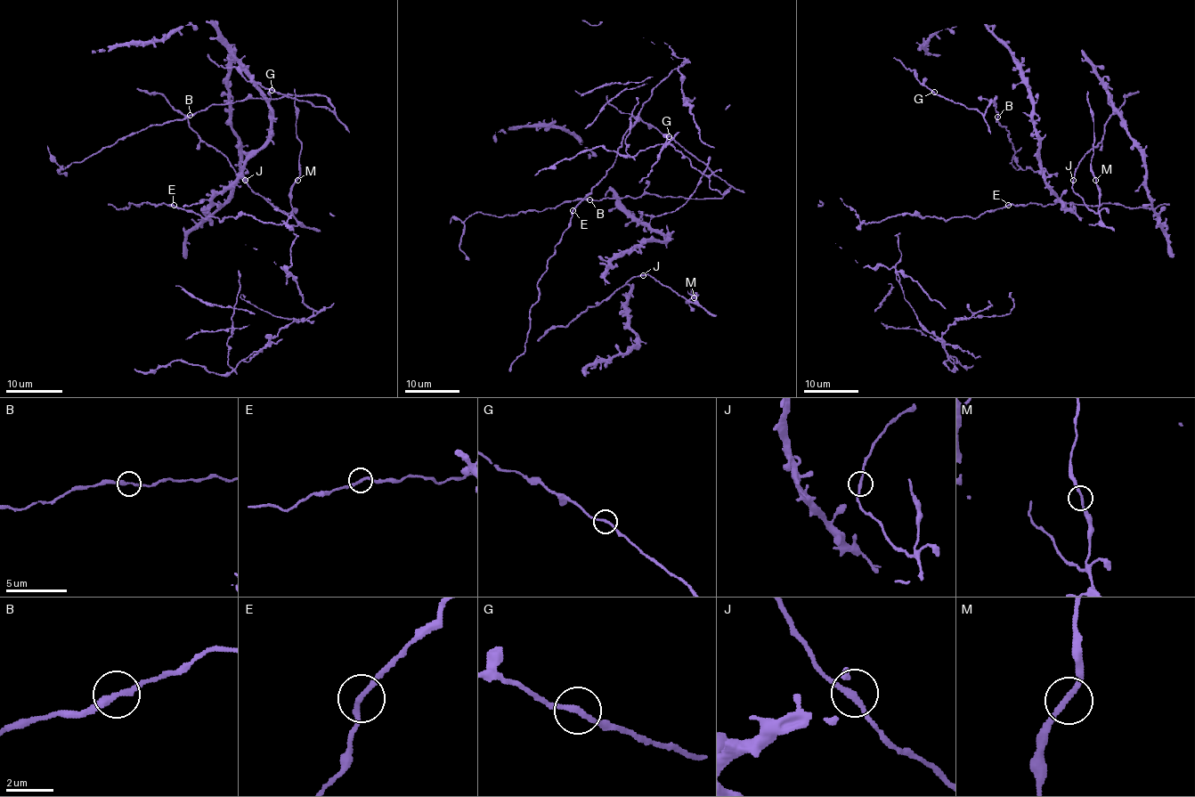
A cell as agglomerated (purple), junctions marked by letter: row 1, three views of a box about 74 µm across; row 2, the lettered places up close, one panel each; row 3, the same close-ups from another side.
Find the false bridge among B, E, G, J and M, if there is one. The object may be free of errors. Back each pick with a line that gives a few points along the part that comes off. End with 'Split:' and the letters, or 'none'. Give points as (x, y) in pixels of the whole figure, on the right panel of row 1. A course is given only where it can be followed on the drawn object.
Split: E

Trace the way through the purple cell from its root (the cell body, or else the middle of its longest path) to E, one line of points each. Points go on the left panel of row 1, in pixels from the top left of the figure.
E: (213, 216), (201, 218), (173, 205)

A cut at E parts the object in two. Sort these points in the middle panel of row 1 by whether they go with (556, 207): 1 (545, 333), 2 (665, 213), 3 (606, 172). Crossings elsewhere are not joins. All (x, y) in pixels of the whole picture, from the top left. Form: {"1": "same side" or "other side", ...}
{"1": "same side", "2": "other side", "3": "other side"}

